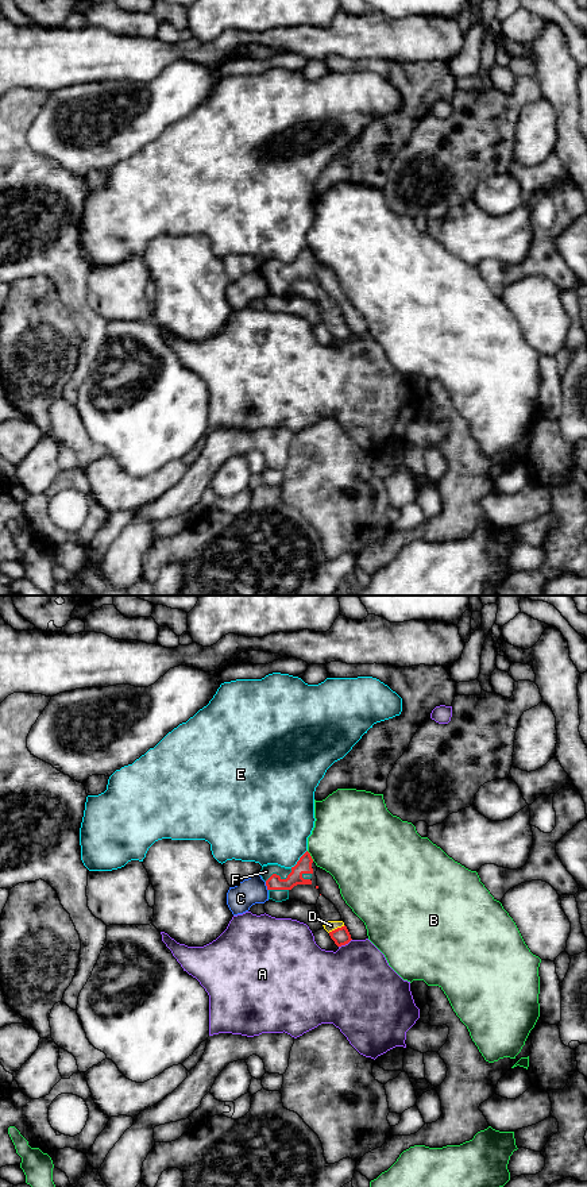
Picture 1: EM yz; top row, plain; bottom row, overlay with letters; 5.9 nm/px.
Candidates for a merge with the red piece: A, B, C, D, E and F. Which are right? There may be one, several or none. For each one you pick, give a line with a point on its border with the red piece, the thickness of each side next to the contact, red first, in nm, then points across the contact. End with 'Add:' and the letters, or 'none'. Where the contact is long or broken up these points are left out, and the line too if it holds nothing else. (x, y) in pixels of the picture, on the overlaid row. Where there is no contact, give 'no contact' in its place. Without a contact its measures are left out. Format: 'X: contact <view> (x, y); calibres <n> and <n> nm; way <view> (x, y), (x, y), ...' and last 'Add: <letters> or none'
D: contact yz (336, 929); calibres 100 and 60 nm; way yz (340, 936), (336, 929), (331, 925)
F: contact yz (280, 877); calibres 100 and 70 nm
Add: D, F

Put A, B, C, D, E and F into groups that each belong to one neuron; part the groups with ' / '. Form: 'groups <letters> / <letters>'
groups A / B / C / D F / E

